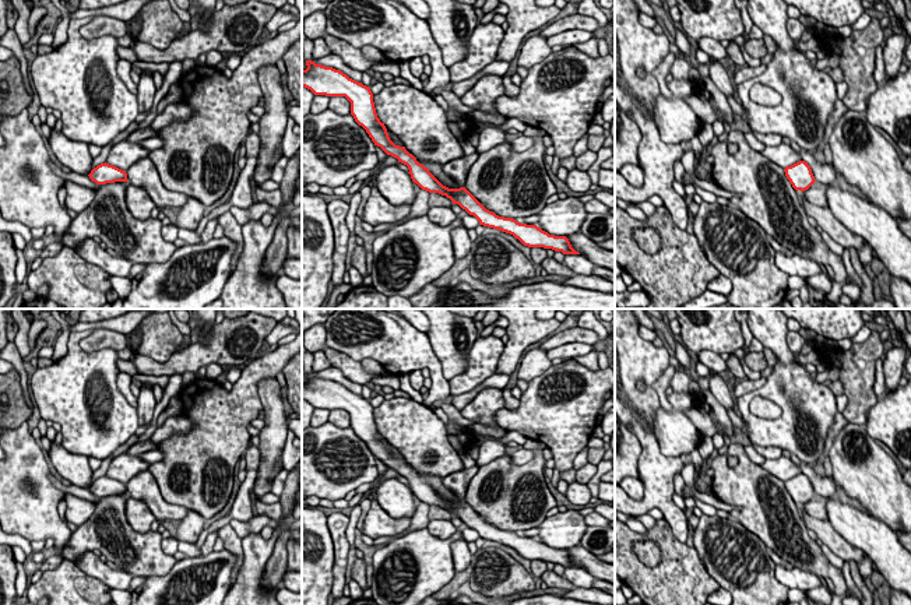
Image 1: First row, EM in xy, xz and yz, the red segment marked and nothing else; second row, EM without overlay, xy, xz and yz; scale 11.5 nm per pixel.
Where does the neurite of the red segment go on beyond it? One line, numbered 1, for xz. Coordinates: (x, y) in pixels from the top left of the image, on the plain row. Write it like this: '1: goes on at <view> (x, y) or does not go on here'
1: does not go on here

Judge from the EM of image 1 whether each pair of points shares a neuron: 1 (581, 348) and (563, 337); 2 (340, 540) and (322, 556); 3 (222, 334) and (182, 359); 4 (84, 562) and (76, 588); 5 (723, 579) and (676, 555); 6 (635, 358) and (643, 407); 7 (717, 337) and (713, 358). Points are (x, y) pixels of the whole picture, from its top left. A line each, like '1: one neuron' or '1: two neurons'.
1: two neurons
2: two neurons
3: one neuron
4: two neurons
5: two neurons
6: one neuron
7: two neurons

